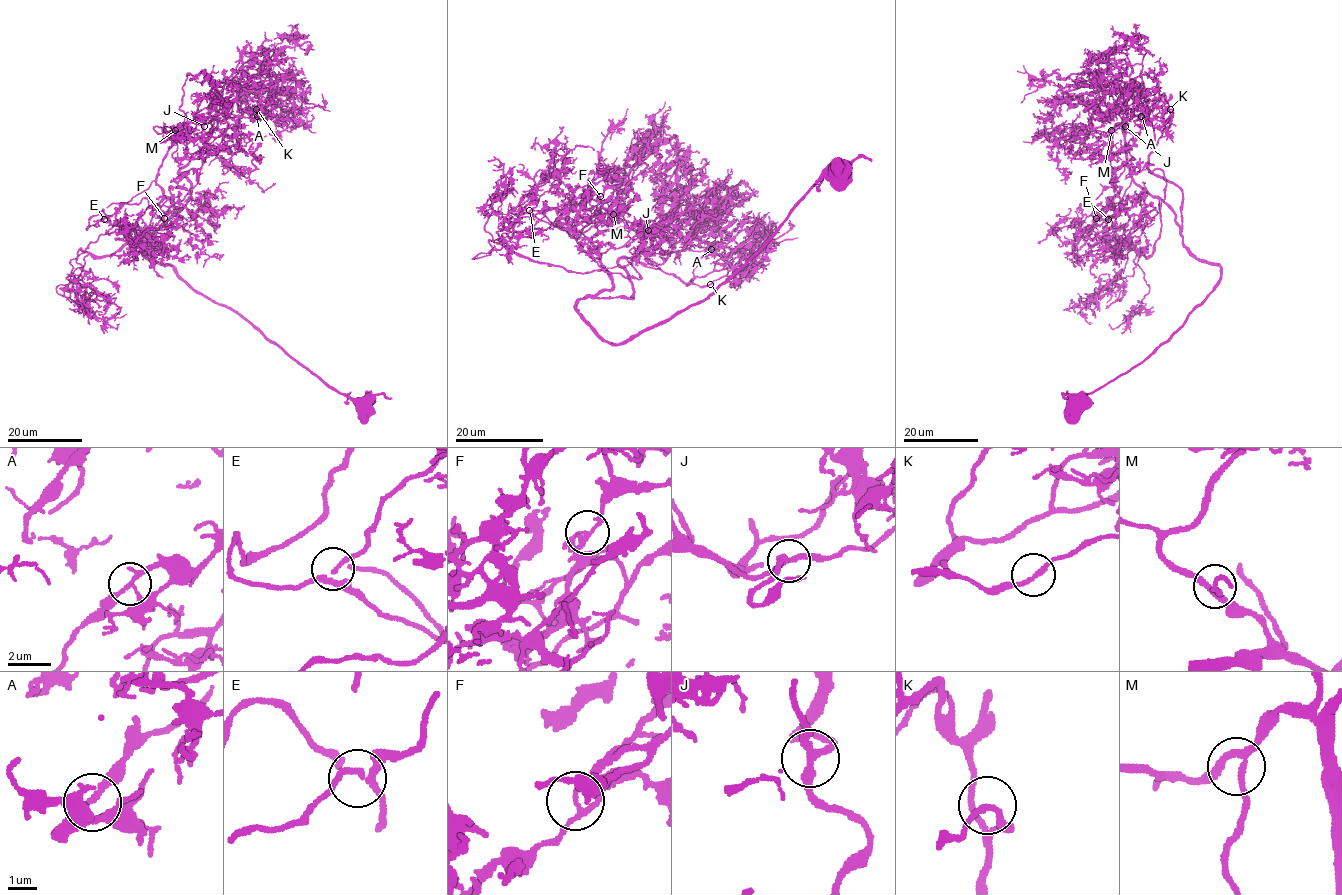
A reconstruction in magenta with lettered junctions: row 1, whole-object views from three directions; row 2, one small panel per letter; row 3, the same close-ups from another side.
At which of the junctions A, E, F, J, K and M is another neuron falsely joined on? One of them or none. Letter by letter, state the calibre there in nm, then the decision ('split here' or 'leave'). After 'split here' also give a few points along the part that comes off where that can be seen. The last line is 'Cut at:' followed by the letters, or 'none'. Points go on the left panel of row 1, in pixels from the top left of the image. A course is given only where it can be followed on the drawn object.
A: calibre 220 nm; leave
E: calibre 190 nm; leave
F: calibre 200 nm; split here; course (164, 218), (170, 211), (165, 206), (146, 209), (137, 220), (150, 236), (136, 240), (128, 256)
J: calibre 240 nm; leave
K: calibre 200 nm; leave
M: calibre 200 nm; leave
Cut at: F

